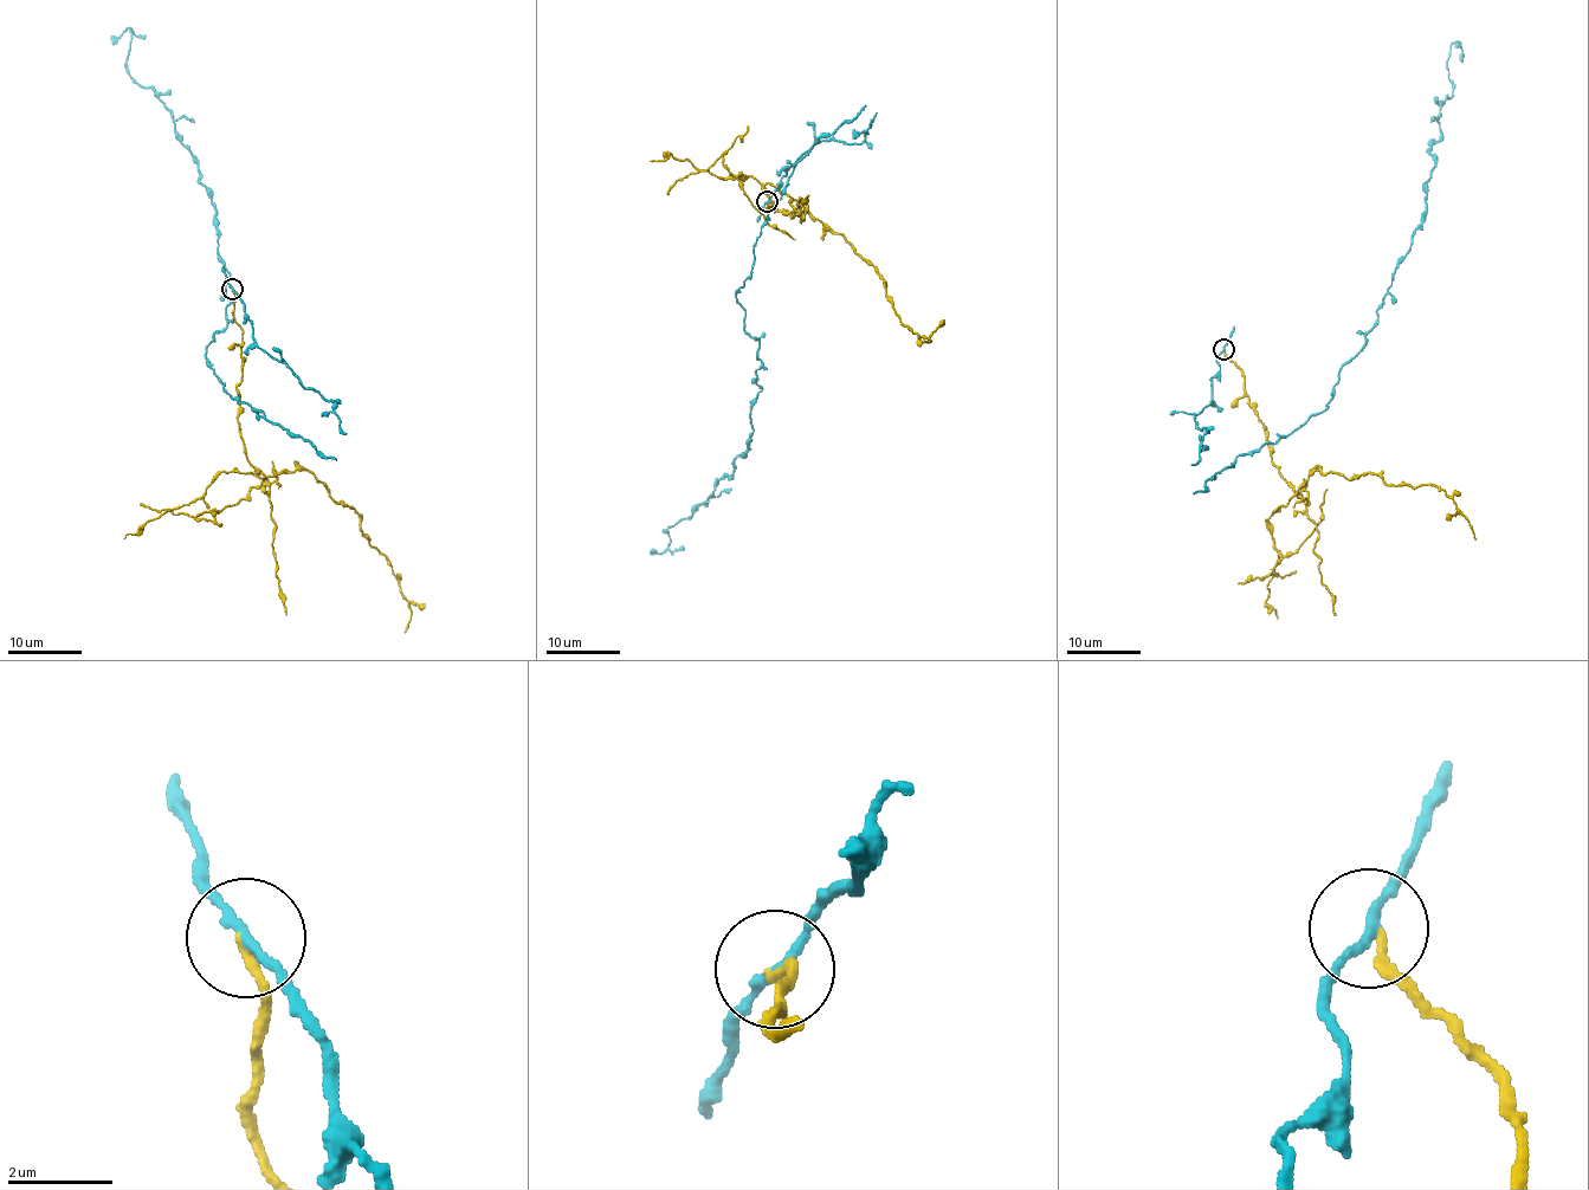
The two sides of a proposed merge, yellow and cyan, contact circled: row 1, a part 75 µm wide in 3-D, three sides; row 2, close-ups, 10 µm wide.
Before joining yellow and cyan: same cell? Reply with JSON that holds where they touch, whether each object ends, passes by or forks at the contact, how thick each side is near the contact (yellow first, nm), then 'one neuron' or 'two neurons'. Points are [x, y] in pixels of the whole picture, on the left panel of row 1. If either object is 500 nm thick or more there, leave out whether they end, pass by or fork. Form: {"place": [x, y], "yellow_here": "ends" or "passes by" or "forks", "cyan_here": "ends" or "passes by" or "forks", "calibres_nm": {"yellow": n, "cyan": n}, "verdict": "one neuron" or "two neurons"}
{"place": [232, 289], "yellow_here": "ends", "cyan_here": "passes by", "calibres_nm": {"yellow": 140, "cyan": 180}, "verdict": "two neurons"}

